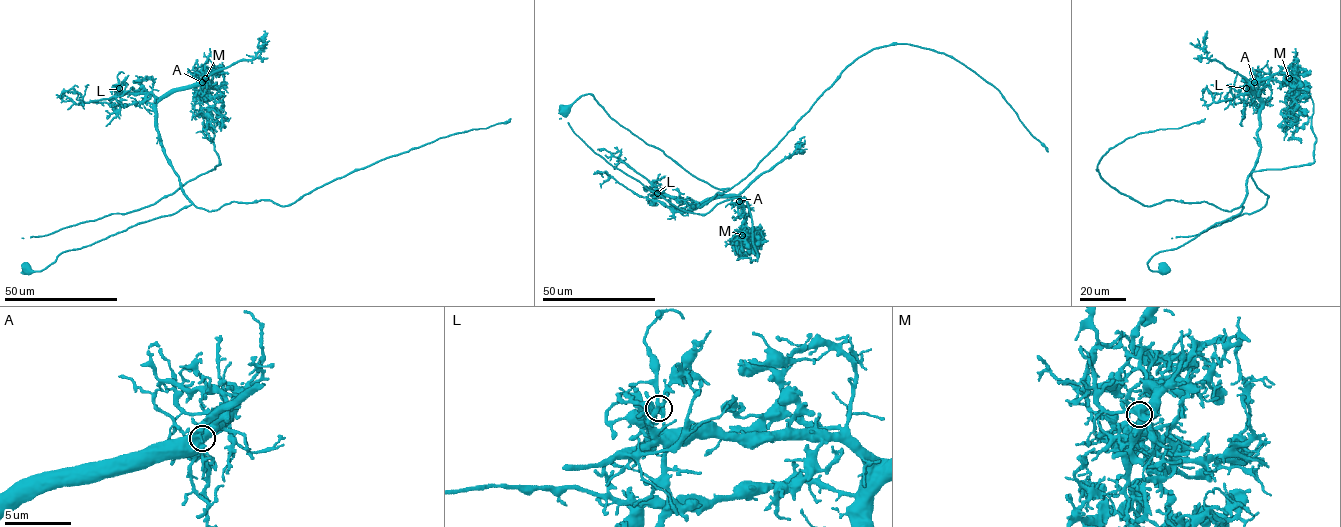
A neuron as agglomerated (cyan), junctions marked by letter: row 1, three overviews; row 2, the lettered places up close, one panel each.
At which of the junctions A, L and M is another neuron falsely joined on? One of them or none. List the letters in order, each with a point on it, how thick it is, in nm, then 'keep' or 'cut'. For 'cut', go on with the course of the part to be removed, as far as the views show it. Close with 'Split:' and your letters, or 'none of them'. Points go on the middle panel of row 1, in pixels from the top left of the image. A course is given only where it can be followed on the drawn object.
A: (739, 201) | 550 nm | keep
L: (657, 193) | 320 nm | keep
M: (742, 235) | 280 nm | cut | (742, 235), (737, 260), (757, 260), (744, 198), (705, 214), (680, 209), (614, 168), (559, 118)
Split: M

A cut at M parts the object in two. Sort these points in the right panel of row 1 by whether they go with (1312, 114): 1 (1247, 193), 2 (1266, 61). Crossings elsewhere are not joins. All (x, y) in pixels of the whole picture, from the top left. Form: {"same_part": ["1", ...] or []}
{"same_part": []}

